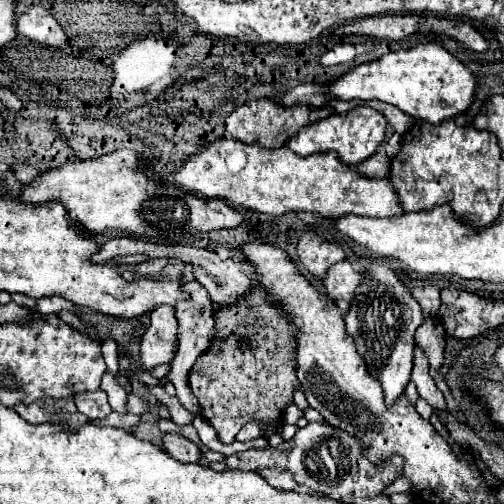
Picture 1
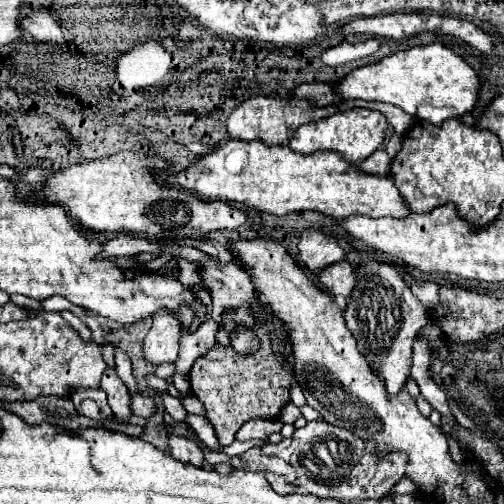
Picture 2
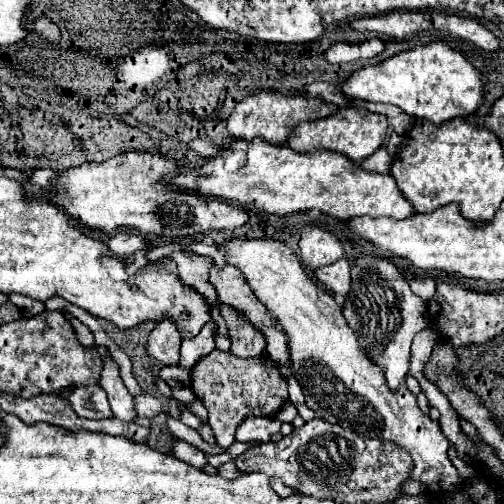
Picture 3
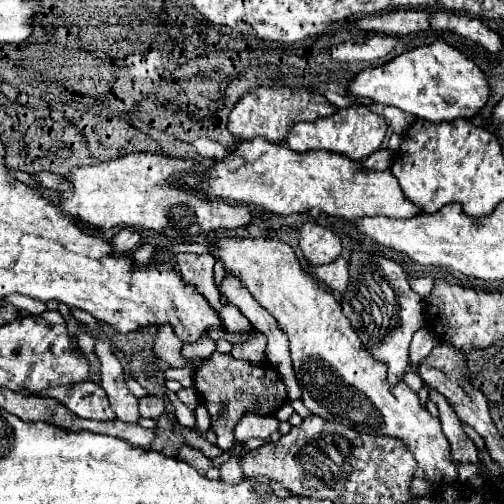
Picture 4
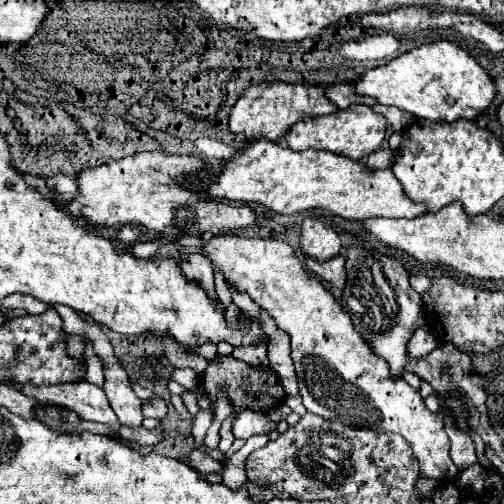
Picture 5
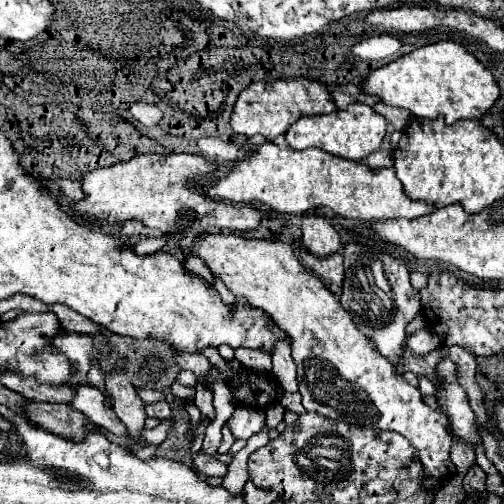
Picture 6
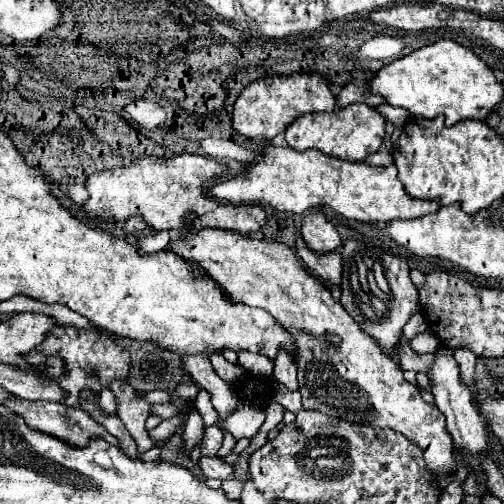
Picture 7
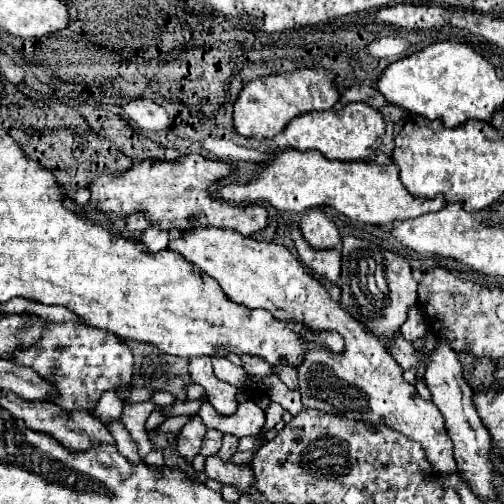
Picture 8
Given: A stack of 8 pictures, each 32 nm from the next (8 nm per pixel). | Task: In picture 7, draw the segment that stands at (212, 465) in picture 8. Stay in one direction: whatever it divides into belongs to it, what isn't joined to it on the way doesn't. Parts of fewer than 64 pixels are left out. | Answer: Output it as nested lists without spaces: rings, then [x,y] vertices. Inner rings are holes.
[[[204,456],[200,462],[200,470],[204,472],[206,478],[220,478],[220,480],[230,480],[234,476],[234,468],[226,462],[222,462],[218,456]]]

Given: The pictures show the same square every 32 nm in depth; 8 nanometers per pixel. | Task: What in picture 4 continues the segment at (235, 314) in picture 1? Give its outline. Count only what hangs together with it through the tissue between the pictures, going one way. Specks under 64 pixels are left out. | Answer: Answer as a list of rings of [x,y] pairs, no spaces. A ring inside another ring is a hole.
[[[228,354],[222,356],[212,356],[204,360],[204,364],[196,370],[194,386],[198,394],[206,400],[208,412],[212,414],[212,426],[218,434],[218,444],[222,452],[228,452],[234,444],[234,426],[246,412],[256,412],[256,414],[272,414],[276,412],[284,402],[286,402],[286,386],[282,384],[278,372],[270,364],[250,364],[244,360],[234,360]],[[220,404],[226,404],[224,416],[220,416]]]

